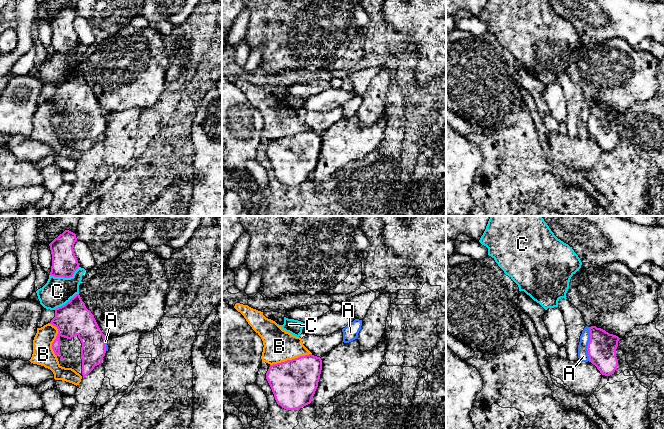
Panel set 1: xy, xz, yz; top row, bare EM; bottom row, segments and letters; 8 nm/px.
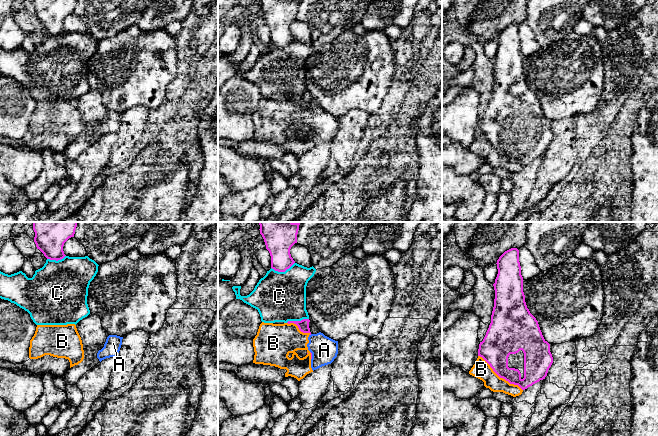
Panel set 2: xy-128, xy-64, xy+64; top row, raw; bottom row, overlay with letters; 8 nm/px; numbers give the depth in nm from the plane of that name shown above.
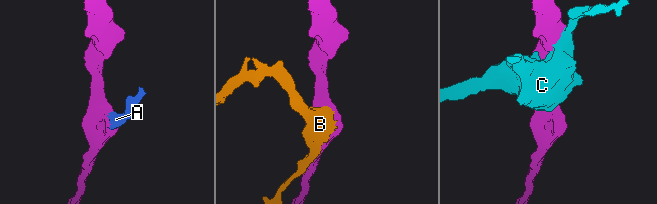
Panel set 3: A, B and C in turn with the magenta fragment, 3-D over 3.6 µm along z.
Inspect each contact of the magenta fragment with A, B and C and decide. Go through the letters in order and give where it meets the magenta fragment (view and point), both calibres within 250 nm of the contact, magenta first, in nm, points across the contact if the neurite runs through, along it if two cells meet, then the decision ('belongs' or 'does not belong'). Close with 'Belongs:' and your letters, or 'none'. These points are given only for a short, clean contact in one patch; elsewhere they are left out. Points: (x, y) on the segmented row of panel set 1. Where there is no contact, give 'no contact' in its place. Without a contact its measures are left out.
A: yz (588, 344) | 220/80 nm | along yz (589, 327), (588, 360) | does not belong
B: xz (290, 360) | 360/260 nm | does not belong
C: xy (65, 277) | 200/220 nm | does not belong
Belongs: none

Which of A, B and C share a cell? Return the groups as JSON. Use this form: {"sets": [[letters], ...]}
{"sets": [["A", "B"], ["C"]]}

